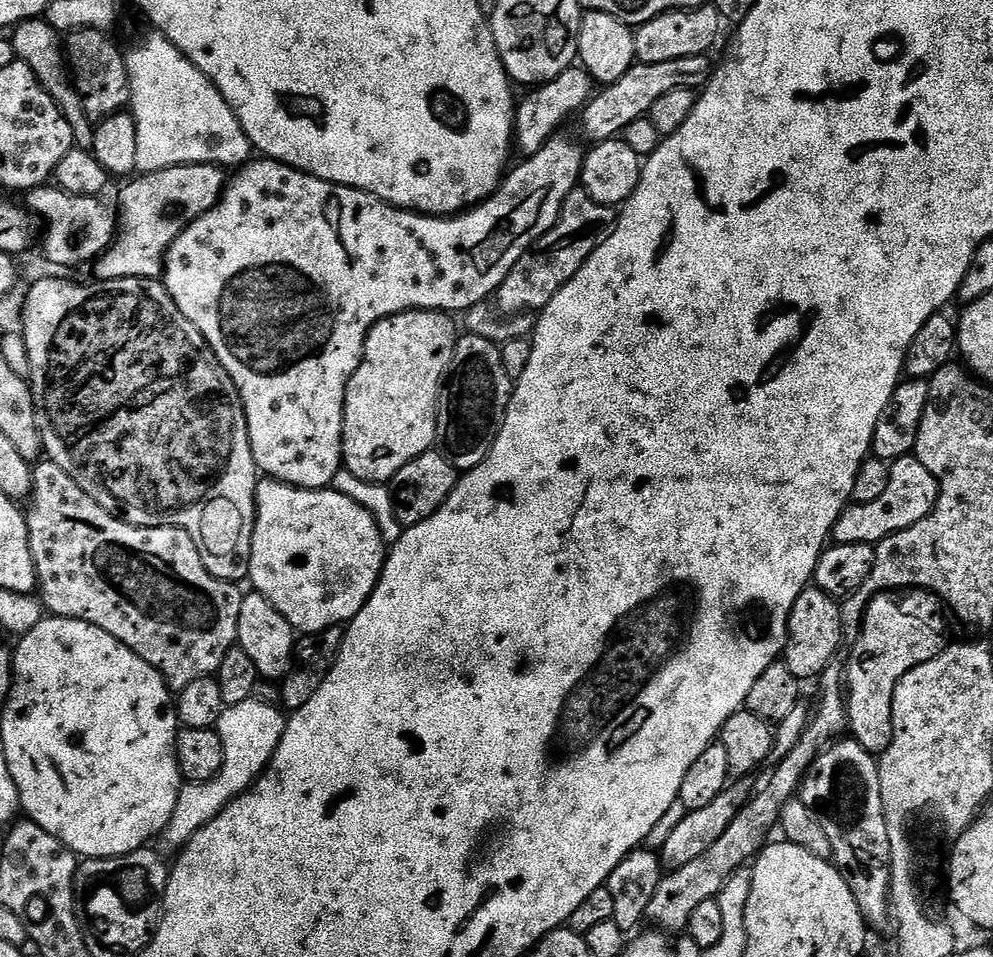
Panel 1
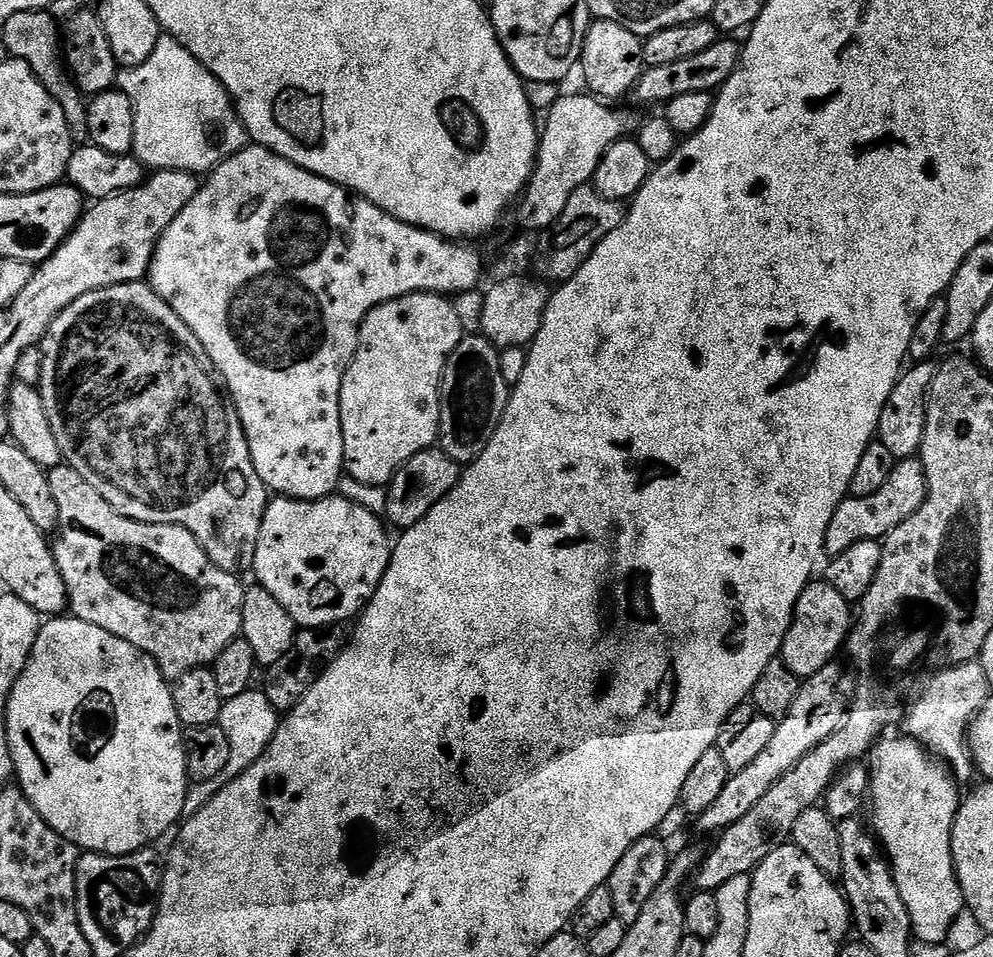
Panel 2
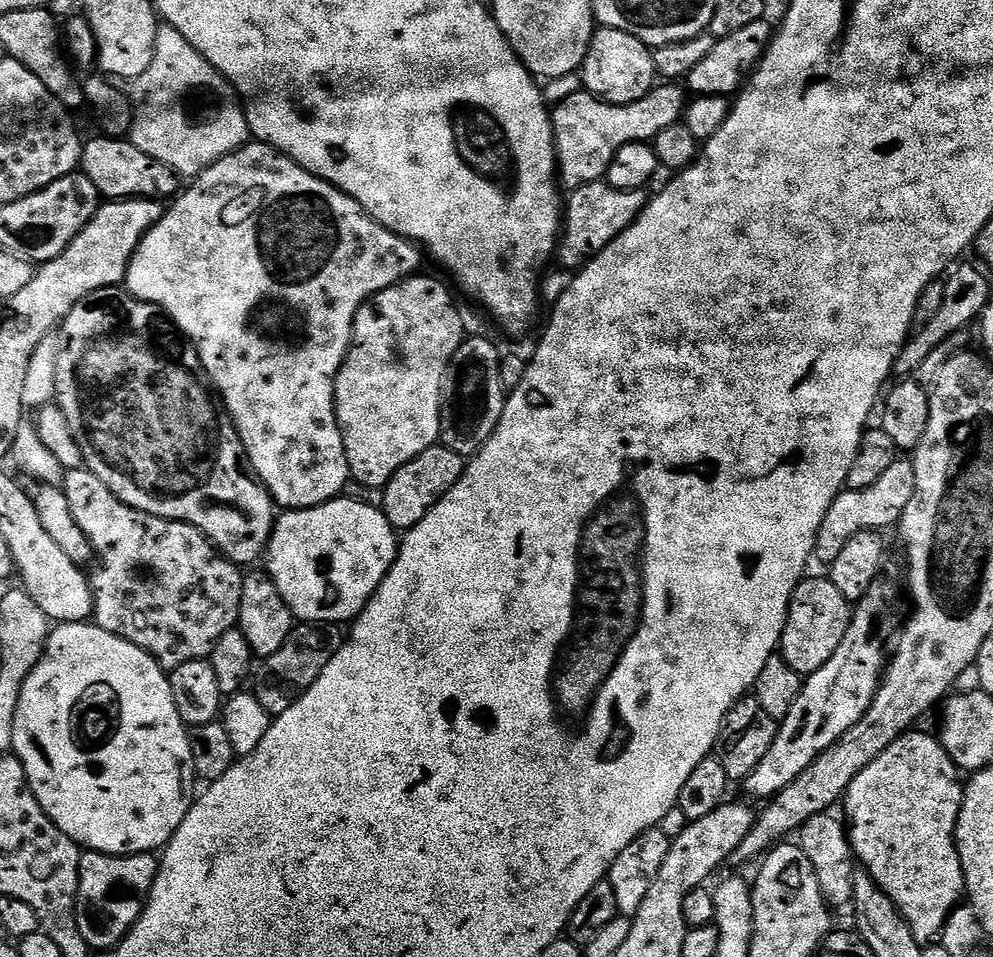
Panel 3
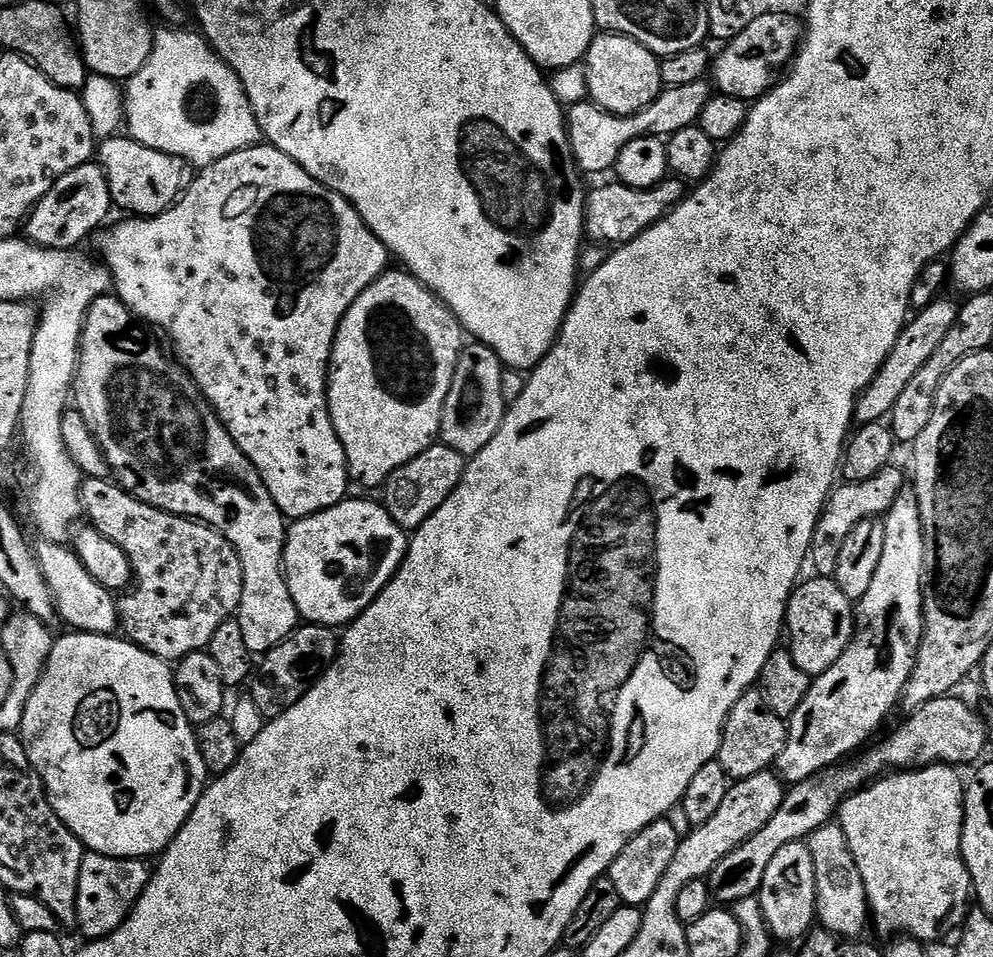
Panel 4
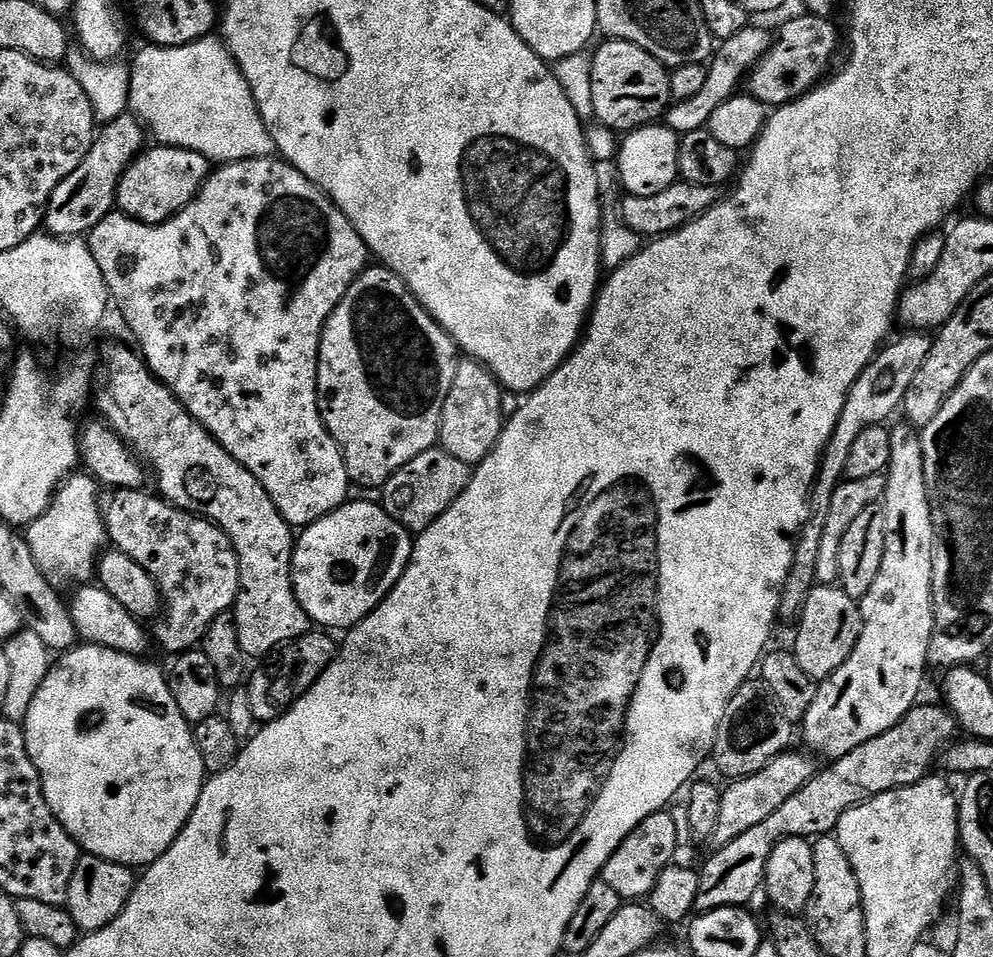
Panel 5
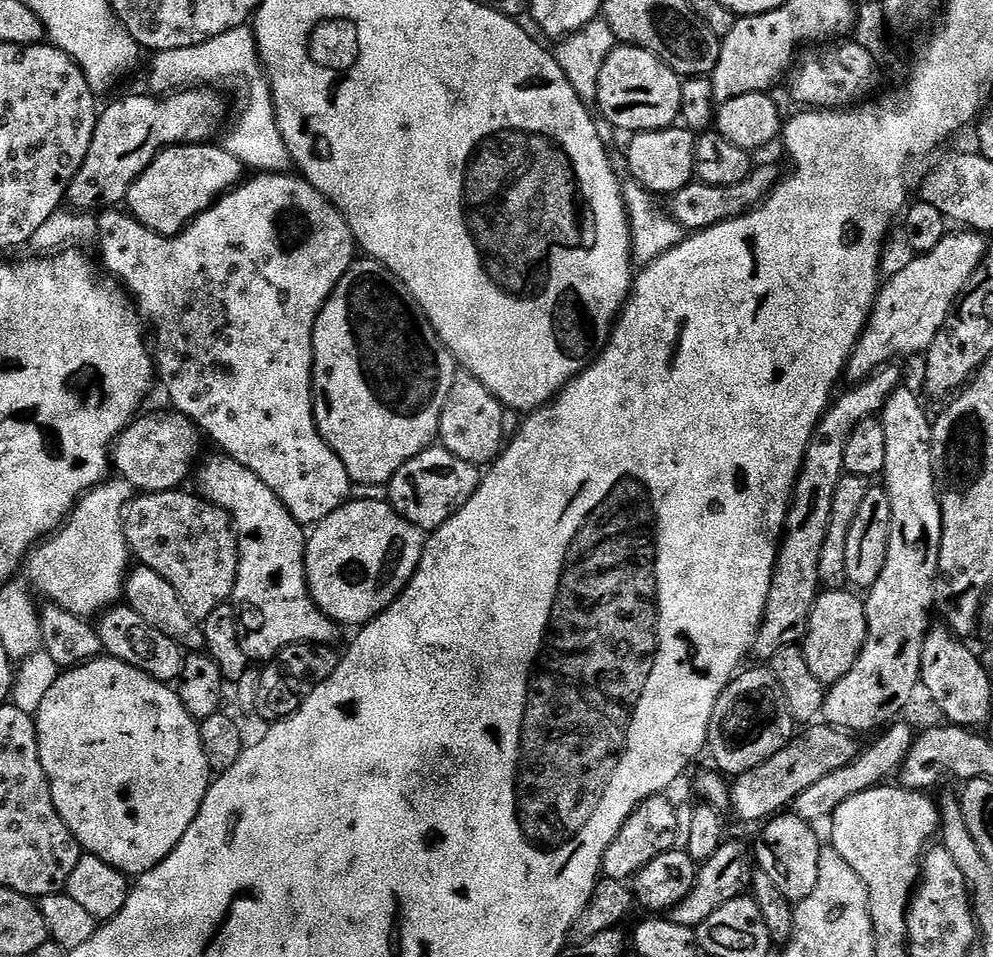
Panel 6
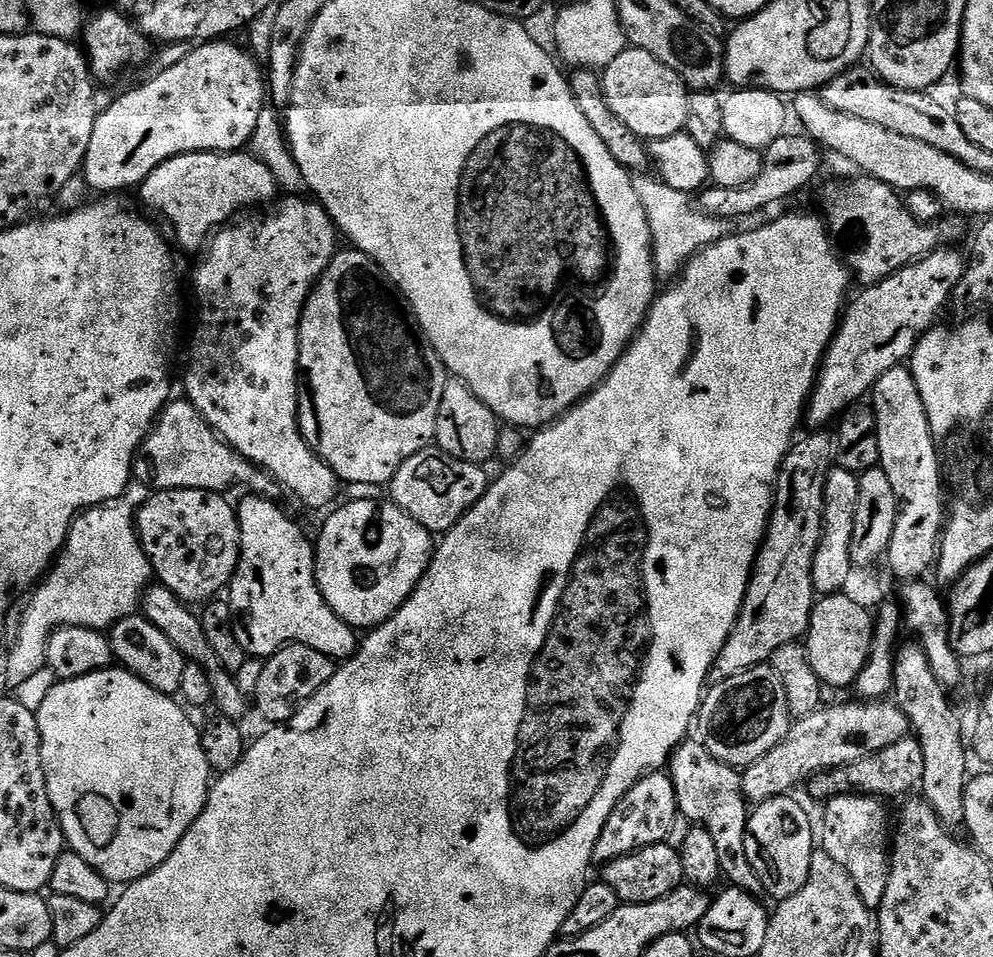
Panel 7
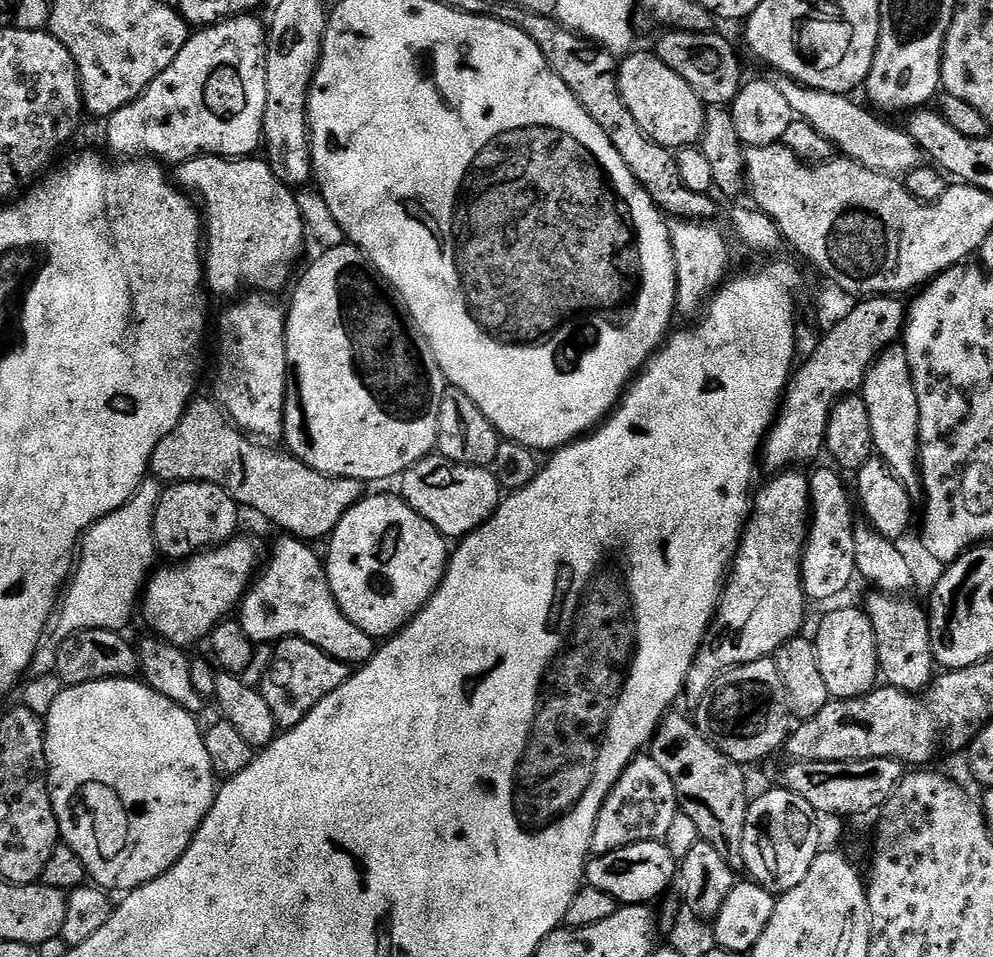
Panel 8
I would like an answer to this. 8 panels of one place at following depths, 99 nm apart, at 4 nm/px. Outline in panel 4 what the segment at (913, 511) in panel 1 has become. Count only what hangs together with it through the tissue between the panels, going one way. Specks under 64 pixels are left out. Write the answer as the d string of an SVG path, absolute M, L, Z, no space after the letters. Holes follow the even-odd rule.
M890 463L874 478L866 482L843 482L837 483L828 496L828 501L824 503L824 508L820 511L818 526L814 530L812 539L812 551L810 553L810 568L813 568L815 575L820 578L835 577L838 570L838 554L842 554L842 545L846 538L850 538L850 530L858 526L858 522L868 520L872 516L883 517L894 506L894 502L905 491L904 472L896 468L895 463Z

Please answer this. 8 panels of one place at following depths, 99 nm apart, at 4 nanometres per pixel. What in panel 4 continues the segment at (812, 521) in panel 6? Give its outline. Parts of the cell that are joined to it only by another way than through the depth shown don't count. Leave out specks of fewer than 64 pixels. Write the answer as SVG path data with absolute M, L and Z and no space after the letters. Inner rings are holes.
M941 298L935 300L930 306L919 309L905 324L902 334L898 334L898 342L894 342L894 350L882 362L878 374L866 386L866 390L860 393L856 399L856 415L854 417L857 425L862 424L879 424L887 421L894 410L894 402L898 402L898 397L906 391L906 385L914 379L914 374L934 358L934 350L942 346L946 334L954 326L954 322L960 313L960 304L957 301Z

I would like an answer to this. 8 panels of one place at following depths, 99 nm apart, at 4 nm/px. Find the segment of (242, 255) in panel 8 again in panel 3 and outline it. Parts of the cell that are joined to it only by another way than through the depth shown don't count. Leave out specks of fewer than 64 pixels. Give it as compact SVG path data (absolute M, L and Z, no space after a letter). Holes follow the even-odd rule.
M96 134L92 141L84 144L84 153L80 155L80 168L84 176L94 182L105 201L114 200L159 200L168 202L177 195L178 177L176 171L150 154L142 154L131 139Z

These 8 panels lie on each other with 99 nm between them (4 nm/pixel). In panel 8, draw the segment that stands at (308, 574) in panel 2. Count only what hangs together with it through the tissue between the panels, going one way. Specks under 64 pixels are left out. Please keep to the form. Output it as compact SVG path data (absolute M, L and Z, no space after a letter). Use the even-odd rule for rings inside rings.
M365 495L363 500L359 500L357 504L340 519L338 526L332 531L331 537L328 540L328 559L326 561L328 581L330 582L330 590L342 610L342 614L346 614L346 618L350 618L350 622L354 622L354 626L358 626L358 630L366 630L366 634L370 634L374 638L387 638L396 635L396 633L402 631L404 627L428 605L432 595L440 588L444 571L448 569L448 561L450 559L450 544L449 548L448 544L449 541L446 537L434 526L430 526L430 522L426 522L426 518L422 518L422 514L418 514L413 510L399 495Z

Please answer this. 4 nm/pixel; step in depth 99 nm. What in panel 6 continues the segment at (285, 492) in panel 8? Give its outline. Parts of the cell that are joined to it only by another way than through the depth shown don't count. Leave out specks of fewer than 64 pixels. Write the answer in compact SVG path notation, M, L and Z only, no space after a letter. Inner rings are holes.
M148 412L132 421L112 445L111 463L119 479L130 482L141 493L175 492L184 479L193 475L200 456L202 433L194 421L183 412Z

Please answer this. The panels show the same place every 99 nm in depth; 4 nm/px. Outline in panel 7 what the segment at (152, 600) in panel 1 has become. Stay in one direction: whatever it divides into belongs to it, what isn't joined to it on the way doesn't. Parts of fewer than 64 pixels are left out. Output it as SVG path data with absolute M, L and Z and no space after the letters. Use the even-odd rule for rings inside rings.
M156 490L136 512L136 532L152 564L155 579L188 606L203 606L217 599L232 583L232 575L240 565L240 518L228 498L206 490Z

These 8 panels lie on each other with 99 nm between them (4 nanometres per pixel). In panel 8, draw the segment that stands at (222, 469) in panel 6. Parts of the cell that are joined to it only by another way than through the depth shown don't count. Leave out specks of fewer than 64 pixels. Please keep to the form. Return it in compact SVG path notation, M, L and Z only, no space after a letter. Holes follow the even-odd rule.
M287 534L279 537L281 540L272 548L272 557L268 560L268 565L255 577L254 583L245 593L243 600L240 601L238 609L238 619L246 638L250 638L253 645L270 644L287 640L290 636L297 636L338 658L343 664L349 666L359 666L365 664L371 656L376 653L378 644L366 630L358 630L346 614L338 606L334 594L330 590L328 581L328 569L325 561L319 560L314 554L314 550L305 541L296 539L295 536Z

